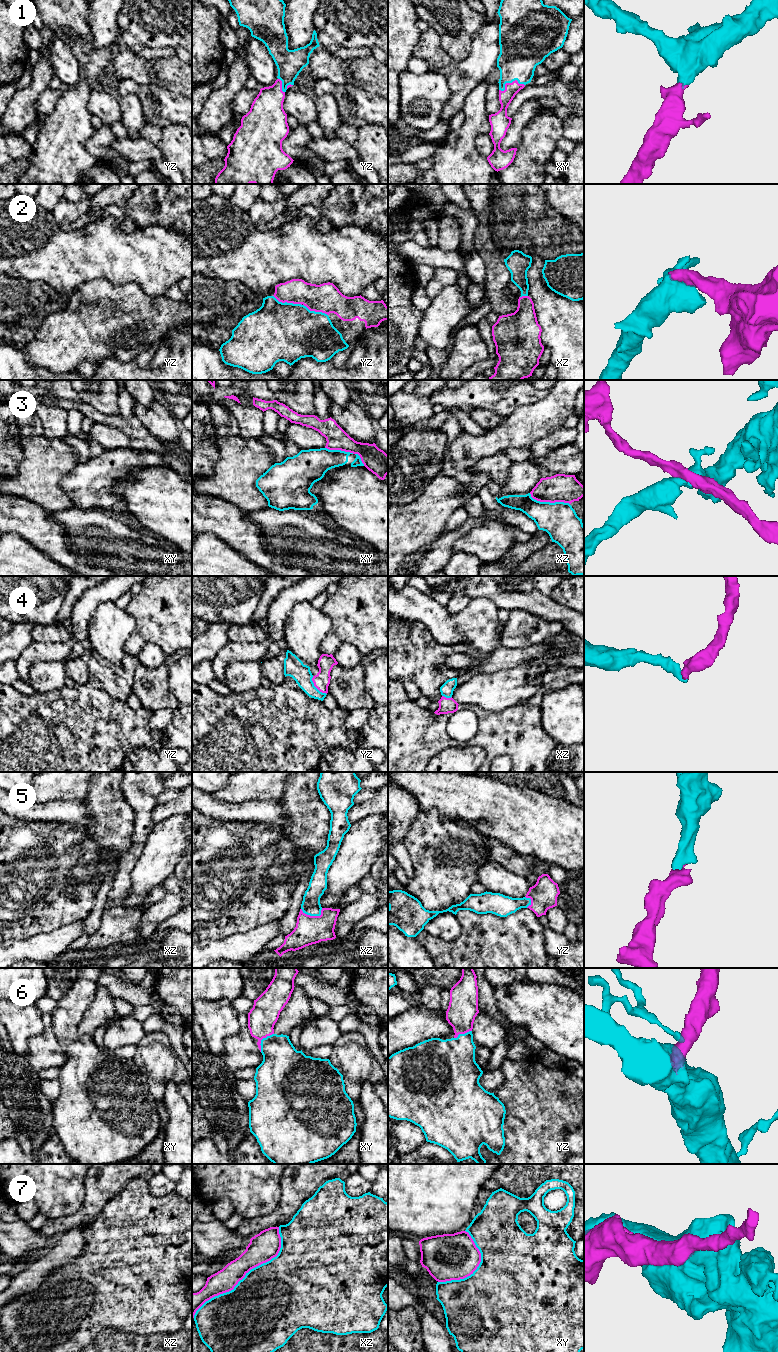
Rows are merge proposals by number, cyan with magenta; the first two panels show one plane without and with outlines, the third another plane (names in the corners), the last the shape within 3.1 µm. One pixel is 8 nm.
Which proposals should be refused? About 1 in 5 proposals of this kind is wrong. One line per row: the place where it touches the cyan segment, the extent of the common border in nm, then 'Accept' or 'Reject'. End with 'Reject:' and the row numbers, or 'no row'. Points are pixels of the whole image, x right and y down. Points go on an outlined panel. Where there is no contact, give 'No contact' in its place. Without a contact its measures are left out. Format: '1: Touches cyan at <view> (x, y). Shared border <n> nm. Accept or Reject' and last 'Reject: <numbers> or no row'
1: Touches cyan at xy (509, 82). Shared border 220 nm. Accept
2: Touches cyan at yz (286, 302). Shared border 240 nm. Accept
3: Touches cyan at xz (549, 502). Shared border 340 nm. Reject
4: Touches cyan at yz (315, 687). Shared border 190 nm. Accept
5: Touches cyan at xz (313, 915). Shared border 180 nm. Accept
6: Touches cyan at xy (261, 1040). Shared border 190 nm. Accept
7: Touches cyan at xz (246, 1274). Shared border 1000 nm. Reject
Reject: 3, 7

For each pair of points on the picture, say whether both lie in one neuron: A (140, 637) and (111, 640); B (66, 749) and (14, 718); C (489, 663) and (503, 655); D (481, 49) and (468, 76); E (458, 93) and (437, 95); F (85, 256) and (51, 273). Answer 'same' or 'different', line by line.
A: different
B: same
C: same
D: same
E: different
F: same

